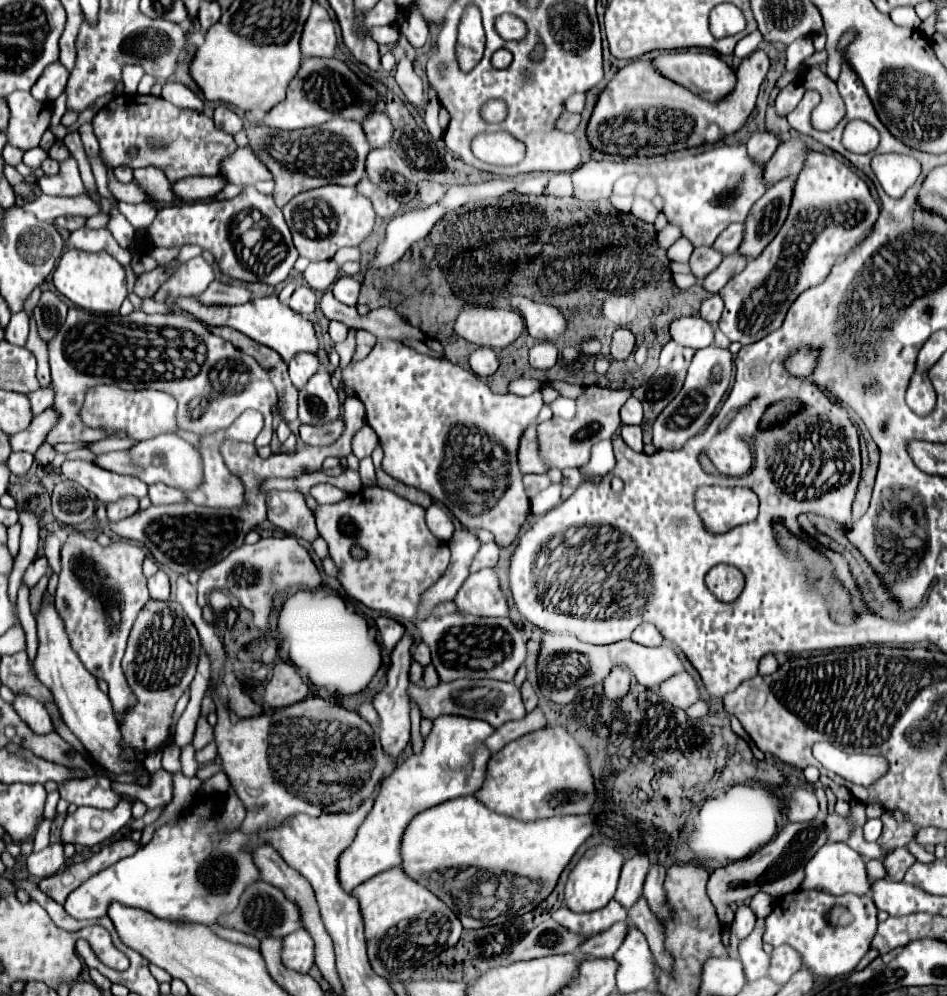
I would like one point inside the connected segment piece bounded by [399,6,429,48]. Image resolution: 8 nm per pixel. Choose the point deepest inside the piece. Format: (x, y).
(415, 29)

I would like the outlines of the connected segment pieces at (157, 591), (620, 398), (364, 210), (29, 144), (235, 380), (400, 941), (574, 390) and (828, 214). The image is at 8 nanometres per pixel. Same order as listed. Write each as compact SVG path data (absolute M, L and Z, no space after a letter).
M159 570L155 576L151 576L147 580L149 586L149 594L155 600L169 600L169 578L163 570Z
M587 386L585 394L577 398L577 416L573 420L563 418L551 418L547 422L541 422L537 426L539 432L539 446L541 456L551 464L553 468L581 468L589 462L589 450L599 440L609 440L621 426L619 410L627 402L627 398L633 394L631 388L611 389L599 388L599 386Z
M323 186L303 192L283 208L285 222L291 228L295 248L299 256L311 262L329 260L343 246L359 246L365 242L375 228L375 210L369 198L361 196L353 186Z
M13 92L7 104L11 110L9 144L23 151L38 147L51 121L51 104L39 104L29 92Z
M69 308L67 322L49 346L49 364L55 392L53 408L59 414L45 438L51 445L127 438L124 432L109 436L103 430L83 428L79 420L85 390L97 384L113 384L119 378L139 378L139 386L175 396L179 402L179 426L193 434L209 434L227 428L245 410L259 410L265 418L259 448L271 442L271 406L277 402L277 392L267 372L231 342L225 342L209 332L199 320L189 320L183 314L145 314L135 310L129 316L121 316Z
M401 866L377 874L365 884L359 884L353 892L363 908L371 966L385 980L409 980L409 976L423 966L427 958L439 954L443 948L455 946L461 936L463 926L459 918L423 884L411 880Z
M554 381L554 382L550 382L549 384L551 384L551 386L553 386L554 388L557 388L557 390L559 390L559 393L562 396L565 396L571 399L576 399L584 391L583 386L570 385L562 381Z
M819 152L807 156L805 168L799 172L795 180L795 196L791 202L789 218L785 220L783 228L757 258L751 258L747 262L743 272L733 276L721 288L719 296L725 302L725 310L723 310L723 318L719 320L719 330L731 342L741 342L743 346L747 346L759 342L767 334L781 328L783 318L789 306L793 304L795 296L799 296L799 292L815 284L821 284L831 272L831 268L835 266L835 262L839 258L845 258L867 236L867 232L877 222L877 216L879 216L879 206L873 200L867 184L849 166L839 162L835 156L827 156Z

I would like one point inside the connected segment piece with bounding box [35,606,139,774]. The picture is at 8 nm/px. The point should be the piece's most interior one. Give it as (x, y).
(86, 710)

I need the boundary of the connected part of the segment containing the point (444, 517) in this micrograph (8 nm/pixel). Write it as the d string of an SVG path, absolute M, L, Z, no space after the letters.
M435 502L427 508L427 526L429 526L429 530L431 530L435 536L439 536L439 538L445 540L445 542L451 538L451 534L453 534L453 530L455 530L449 512L447 512L443 506L435 504Z

